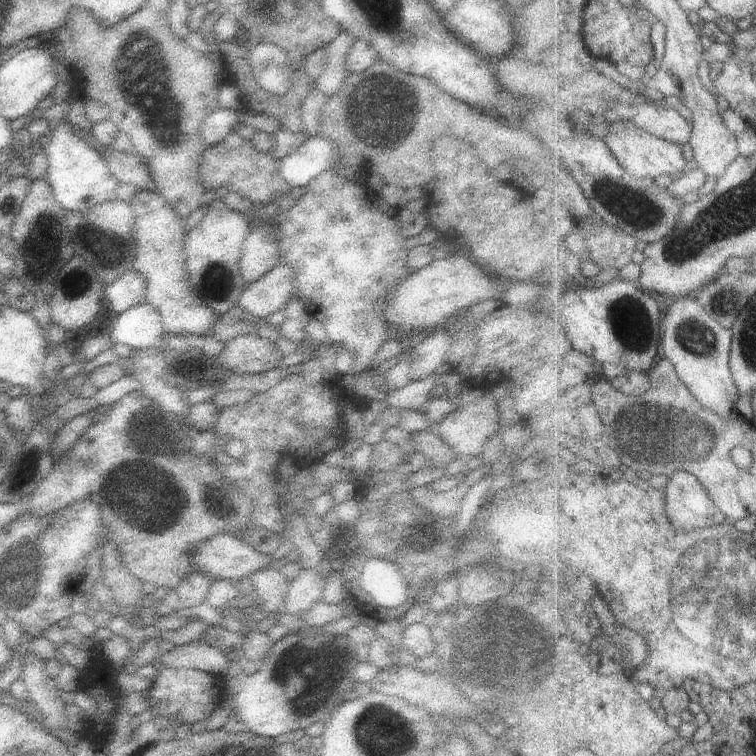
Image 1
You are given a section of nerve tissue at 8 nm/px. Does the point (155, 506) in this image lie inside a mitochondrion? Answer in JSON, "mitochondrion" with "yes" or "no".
{"mitochondrion":"yes"}

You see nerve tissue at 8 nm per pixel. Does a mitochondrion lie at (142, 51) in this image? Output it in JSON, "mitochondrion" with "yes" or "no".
{"mitochondrion":"yes"}

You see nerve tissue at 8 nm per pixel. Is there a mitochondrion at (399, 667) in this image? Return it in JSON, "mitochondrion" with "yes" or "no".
{"mitochondrion":"no"}

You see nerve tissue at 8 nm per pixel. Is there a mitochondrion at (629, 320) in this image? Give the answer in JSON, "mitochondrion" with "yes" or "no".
{"mitochondrion":"yes"}

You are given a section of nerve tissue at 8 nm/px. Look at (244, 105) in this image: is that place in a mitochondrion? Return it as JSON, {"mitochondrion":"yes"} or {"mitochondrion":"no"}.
{"mitochondrion":"no"}

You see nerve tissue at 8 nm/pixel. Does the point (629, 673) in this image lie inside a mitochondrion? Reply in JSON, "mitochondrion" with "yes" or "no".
{"mitochondrion":"no"}

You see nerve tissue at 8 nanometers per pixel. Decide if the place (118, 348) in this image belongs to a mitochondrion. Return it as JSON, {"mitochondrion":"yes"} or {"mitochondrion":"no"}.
{"mitochondrion":"no"}

